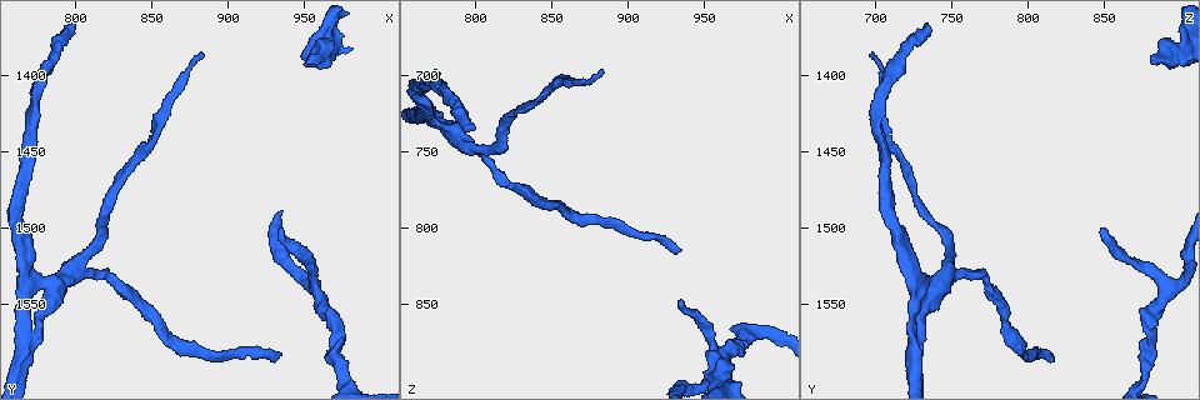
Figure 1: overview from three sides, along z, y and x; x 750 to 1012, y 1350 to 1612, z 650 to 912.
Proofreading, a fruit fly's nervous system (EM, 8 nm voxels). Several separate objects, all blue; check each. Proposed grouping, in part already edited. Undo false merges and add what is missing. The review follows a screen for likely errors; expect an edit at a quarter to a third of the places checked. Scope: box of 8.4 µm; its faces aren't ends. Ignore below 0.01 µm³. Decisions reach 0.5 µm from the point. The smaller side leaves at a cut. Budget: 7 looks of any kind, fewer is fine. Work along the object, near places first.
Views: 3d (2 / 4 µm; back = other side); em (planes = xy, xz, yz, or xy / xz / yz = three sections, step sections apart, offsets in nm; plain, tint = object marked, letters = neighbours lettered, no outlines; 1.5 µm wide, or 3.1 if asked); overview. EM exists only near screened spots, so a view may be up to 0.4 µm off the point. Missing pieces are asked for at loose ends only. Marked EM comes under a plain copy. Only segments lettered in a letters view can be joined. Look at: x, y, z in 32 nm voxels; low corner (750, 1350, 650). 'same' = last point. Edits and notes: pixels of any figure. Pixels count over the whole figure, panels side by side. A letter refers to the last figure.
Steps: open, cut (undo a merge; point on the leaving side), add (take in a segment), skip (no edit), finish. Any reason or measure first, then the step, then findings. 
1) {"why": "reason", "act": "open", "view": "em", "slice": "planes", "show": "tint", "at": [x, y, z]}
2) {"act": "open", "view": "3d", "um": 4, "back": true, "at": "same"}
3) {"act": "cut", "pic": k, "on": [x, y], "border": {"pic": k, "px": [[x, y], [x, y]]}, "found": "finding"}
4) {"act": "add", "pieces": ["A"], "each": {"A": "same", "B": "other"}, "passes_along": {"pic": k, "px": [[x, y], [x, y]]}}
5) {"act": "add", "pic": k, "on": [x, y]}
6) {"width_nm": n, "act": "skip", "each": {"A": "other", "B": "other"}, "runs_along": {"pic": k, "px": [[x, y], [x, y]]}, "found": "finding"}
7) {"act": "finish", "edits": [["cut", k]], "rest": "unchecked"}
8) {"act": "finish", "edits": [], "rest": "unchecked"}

{"why": "calibre changes", "act": "open", "view": "em", "slice": "planes", "show": "tint", "at": [786, 1542, 738]}

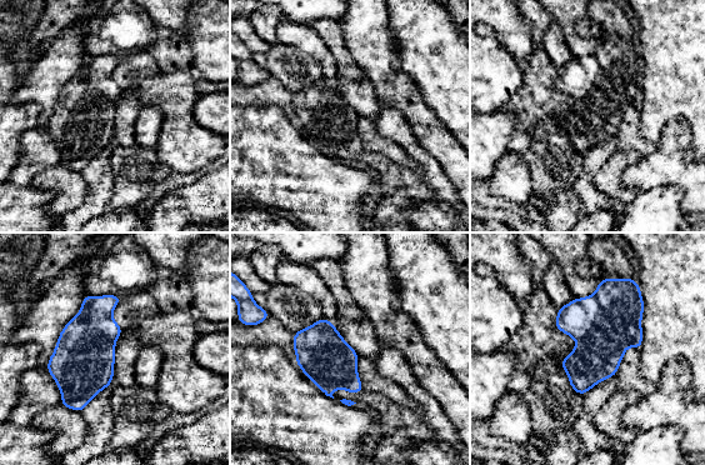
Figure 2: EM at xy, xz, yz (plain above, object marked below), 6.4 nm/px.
{"act": "open", "view": "em", "slice": "planes", "show": "letters", "at": "same"}

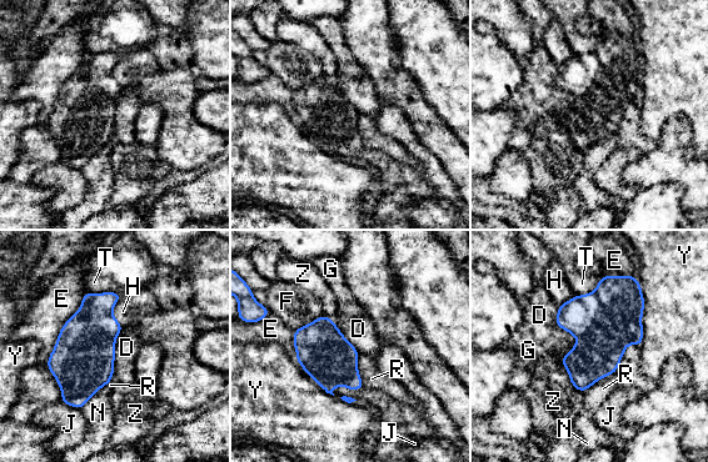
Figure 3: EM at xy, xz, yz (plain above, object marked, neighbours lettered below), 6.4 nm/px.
{"longest_contact_nm": ["E", 550], "act": "cut", "pic": 3, "on": [83, 358], "each": {"D": "other", "E": "other", "F": "other", "G": "other", "H": "other", "J": "other", "N": "other", "R": "other", "T": "other", "Y": "other", "Z": "other"}, "found": "a second neuron is stuck on"}

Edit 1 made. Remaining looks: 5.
{"why": "tapers out", "act": "open", "view": "3d", "um": 4, "at": [934, 1582, 816]}

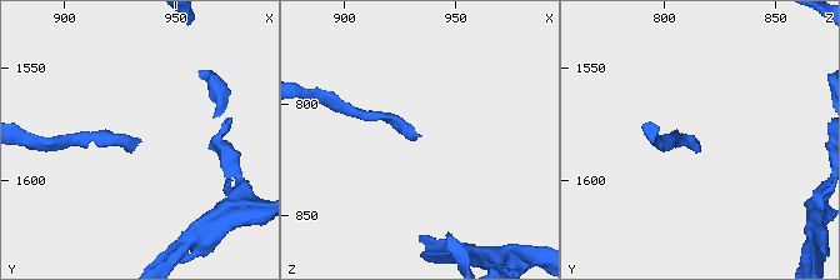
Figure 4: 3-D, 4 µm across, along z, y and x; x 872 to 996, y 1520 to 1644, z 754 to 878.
{"act": "open", "view": "em", "slice": "planes", "show": "letters", "at": [934, 1582, 814]}

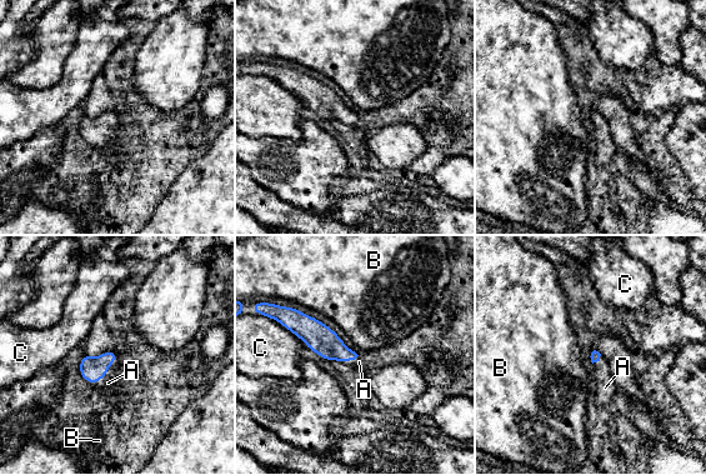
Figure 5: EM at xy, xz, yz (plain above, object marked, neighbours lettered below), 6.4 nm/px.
{"longest_contact_nm": ["C", 280], "act": "add", "pieces": ["A"], "each": {"A": "same", "B": "other", "C": "other"}, "found": "it goes on there"}

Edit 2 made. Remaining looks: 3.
{"why": "tapers out", "act": "open", "view": "em", "slice": "planes", "show": "tint", "at": [936, 1500, 850]}

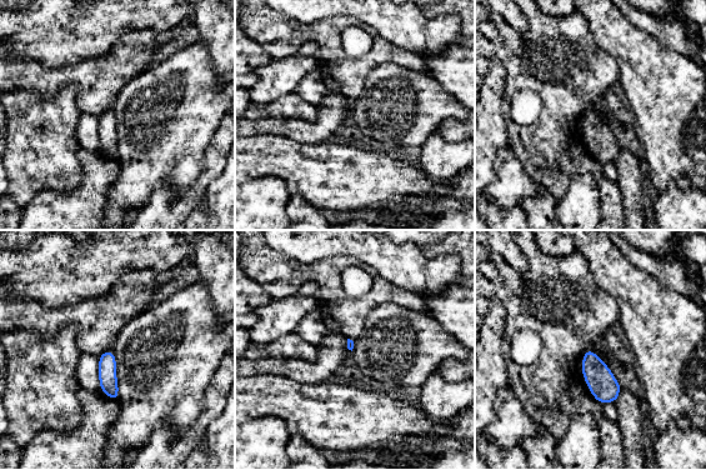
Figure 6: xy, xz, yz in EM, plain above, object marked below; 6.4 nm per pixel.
{"why": "see the neighbours", "act": "open", "view": "em", "slice": "planes", "show": "letters", "at": "same"}

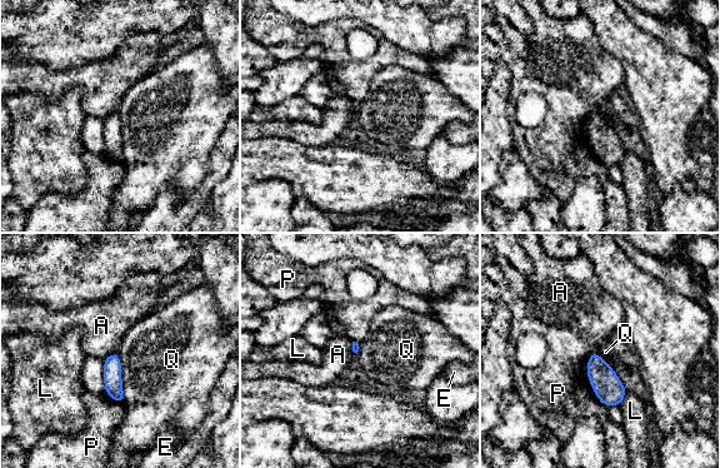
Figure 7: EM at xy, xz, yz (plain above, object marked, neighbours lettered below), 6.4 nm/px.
{"act": "skip", "each": {"A": "other", "E": "other", "L": "other", "P": "other", "Q": "other"}, "border": {"pic": 7, "px": [[115, 352], [120, 362], [124, 403]]}, "found": "no lettered segment goes on from it"}

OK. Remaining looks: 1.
{"act": "finish", "edits": [["cut", 3], ["add", 5]], "rest": "unchecked"}

